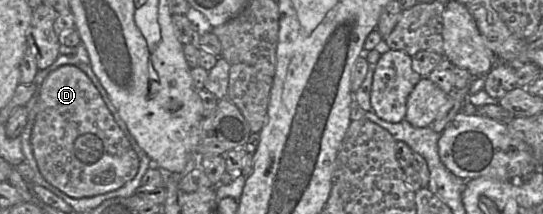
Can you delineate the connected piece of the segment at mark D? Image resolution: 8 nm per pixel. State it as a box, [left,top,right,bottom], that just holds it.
[31,65,140,198]

